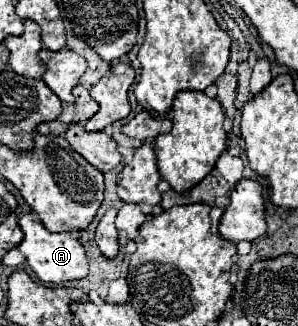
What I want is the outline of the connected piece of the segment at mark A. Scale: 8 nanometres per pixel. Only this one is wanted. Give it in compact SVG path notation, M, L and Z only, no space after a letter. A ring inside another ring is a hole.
M33 212L31 214L23 214L19 218L19 226L21 226L23 234L25 234L19 250L25 254L27 264L33 268L33 272L37 274L37 278L41 282L59 284L59 282L79 280L79 278L87 276L89 264L87 264L85 248L73 234L69 234L69 232L59 232L59 234L49 232Z

